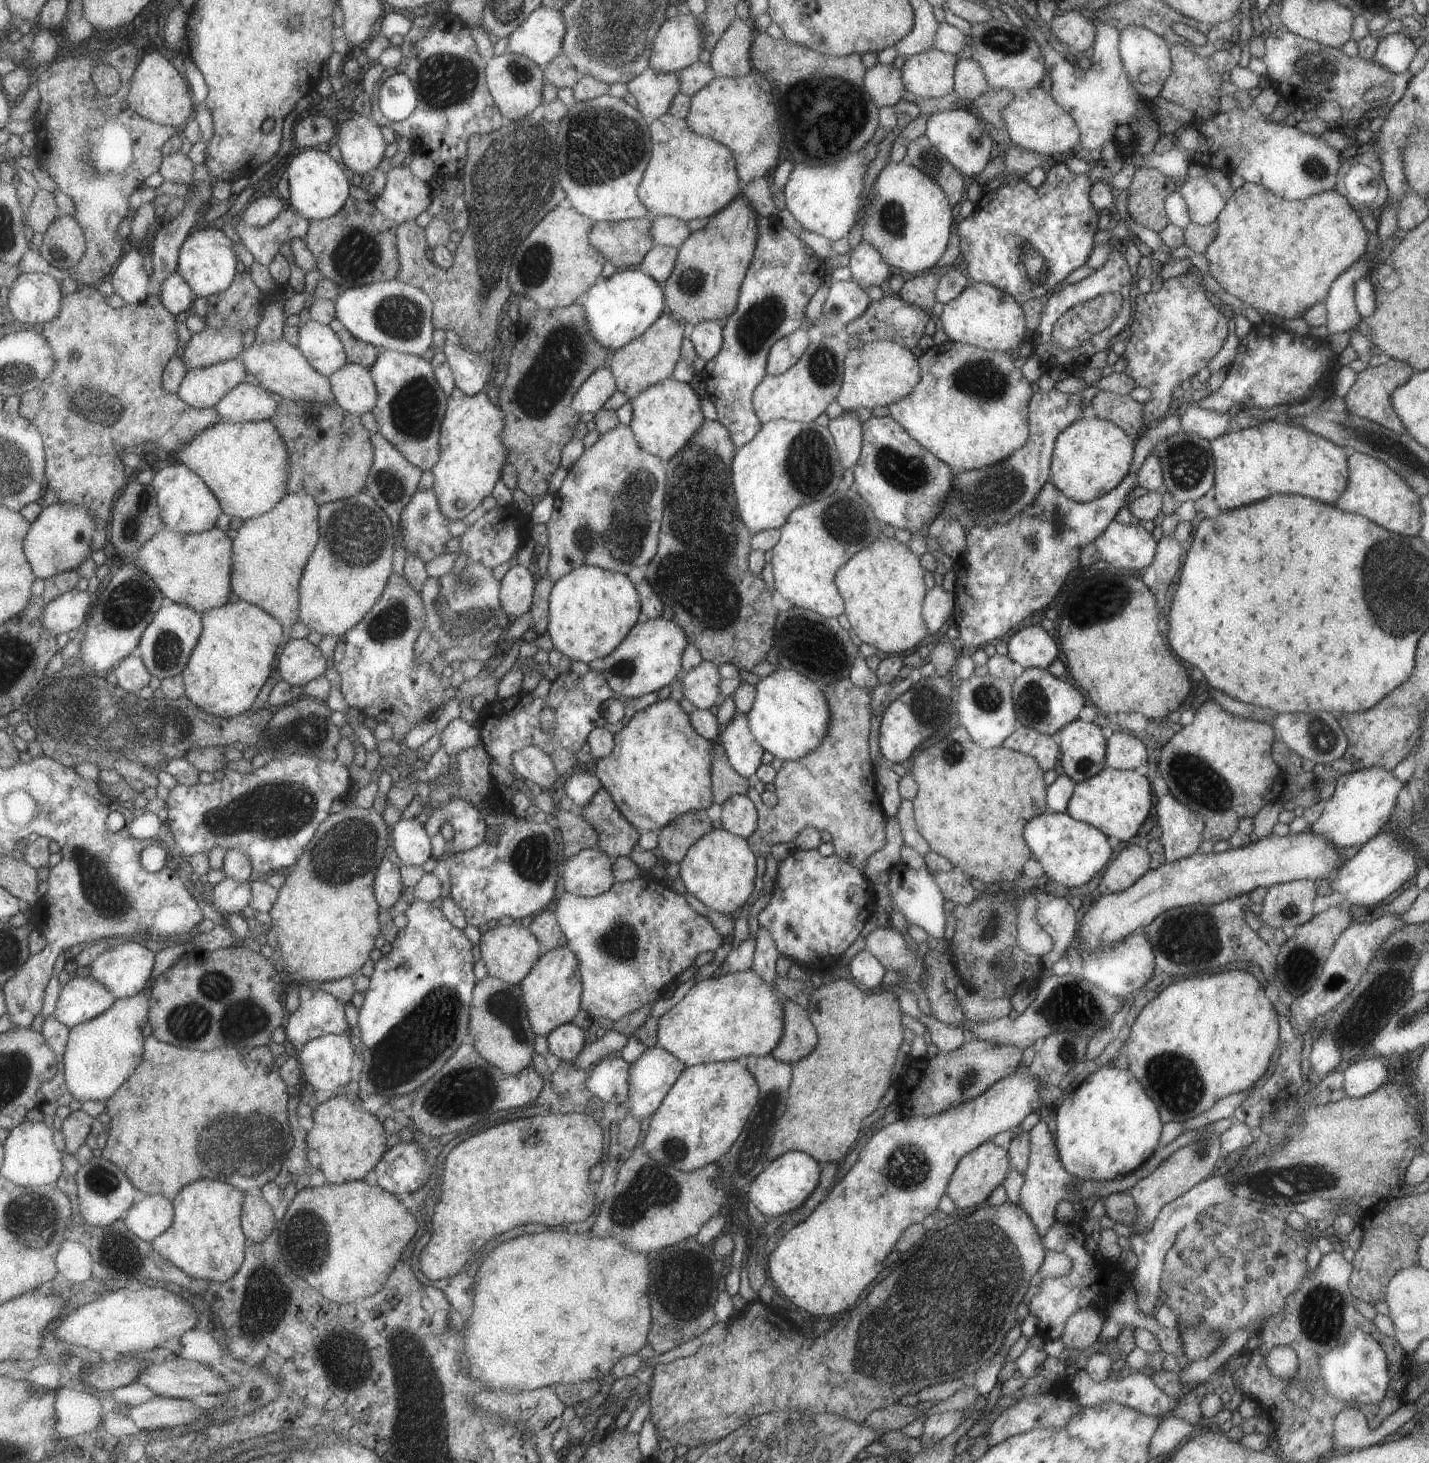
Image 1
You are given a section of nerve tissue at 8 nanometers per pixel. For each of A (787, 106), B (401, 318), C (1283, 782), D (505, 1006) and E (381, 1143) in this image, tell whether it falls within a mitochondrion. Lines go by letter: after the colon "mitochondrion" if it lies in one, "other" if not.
A: mitochondrion
B: mitochondrion
C: other
D: mitochondrion
E: other

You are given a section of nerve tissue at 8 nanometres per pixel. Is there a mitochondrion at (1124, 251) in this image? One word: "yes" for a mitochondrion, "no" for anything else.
no

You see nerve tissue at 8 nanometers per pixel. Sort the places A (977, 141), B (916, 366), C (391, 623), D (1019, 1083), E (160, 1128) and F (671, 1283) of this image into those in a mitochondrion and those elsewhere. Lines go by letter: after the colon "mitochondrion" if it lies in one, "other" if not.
A: other
B: other
C: mitochondrion
D: other
E: other
F: mitochondrion

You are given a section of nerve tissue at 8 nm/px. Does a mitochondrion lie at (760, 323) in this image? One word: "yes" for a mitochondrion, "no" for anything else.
yes

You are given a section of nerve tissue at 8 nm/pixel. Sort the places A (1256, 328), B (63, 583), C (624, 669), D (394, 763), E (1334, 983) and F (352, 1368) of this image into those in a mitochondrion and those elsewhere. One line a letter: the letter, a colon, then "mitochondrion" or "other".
A: other
B: other
C: mitochondrion
D: other
E: other
F: mitochondrion

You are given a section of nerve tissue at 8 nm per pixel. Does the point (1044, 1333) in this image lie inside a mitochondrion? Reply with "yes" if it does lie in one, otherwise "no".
no

